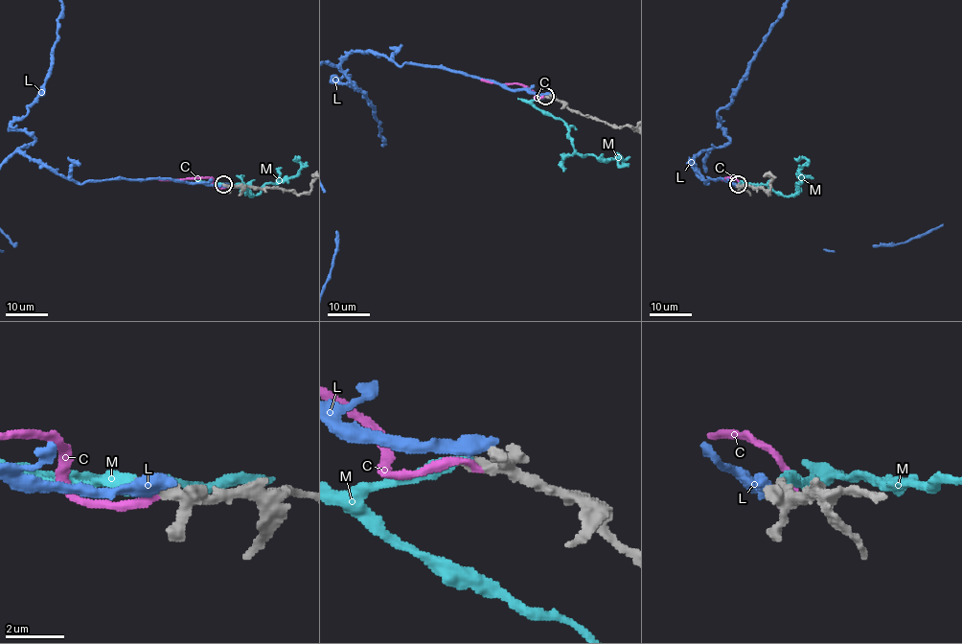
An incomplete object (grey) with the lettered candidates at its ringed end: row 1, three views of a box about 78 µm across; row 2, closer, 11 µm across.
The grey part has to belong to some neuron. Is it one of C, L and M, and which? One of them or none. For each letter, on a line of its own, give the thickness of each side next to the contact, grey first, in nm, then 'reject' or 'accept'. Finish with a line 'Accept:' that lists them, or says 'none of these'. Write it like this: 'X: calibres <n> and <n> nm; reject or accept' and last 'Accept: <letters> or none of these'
C: calibres 500 and 280 nm; reject
L: calibres 440 and 650 nm; reject
M: calibres 420 and 300 nm; accept
Accept: M

